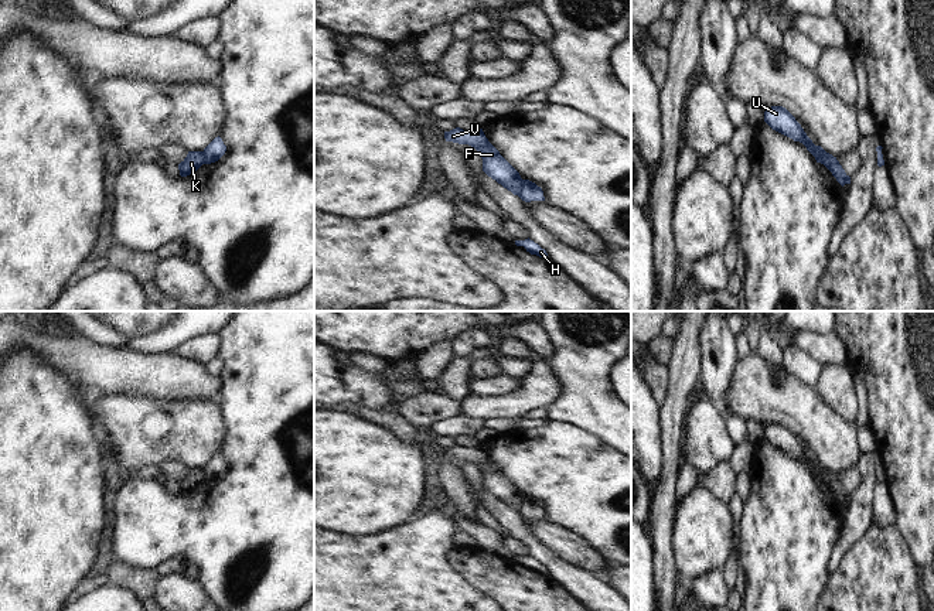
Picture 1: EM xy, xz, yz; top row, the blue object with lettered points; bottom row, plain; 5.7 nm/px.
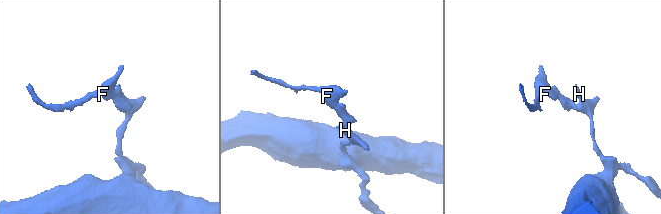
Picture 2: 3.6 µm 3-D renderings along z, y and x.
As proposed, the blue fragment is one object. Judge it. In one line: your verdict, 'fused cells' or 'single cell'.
fused cells

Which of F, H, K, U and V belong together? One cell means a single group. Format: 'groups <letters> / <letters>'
groups F K U V / H

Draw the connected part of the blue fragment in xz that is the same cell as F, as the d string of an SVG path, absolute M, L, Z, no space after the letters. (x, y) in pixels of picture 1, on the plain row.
M475 443L468 447L456 444L450 448L444 448L444 455L446 458L474 464L483 475L483 488L514 512L518 512L524 496L521 495L519 489L488 458L483 446Z

